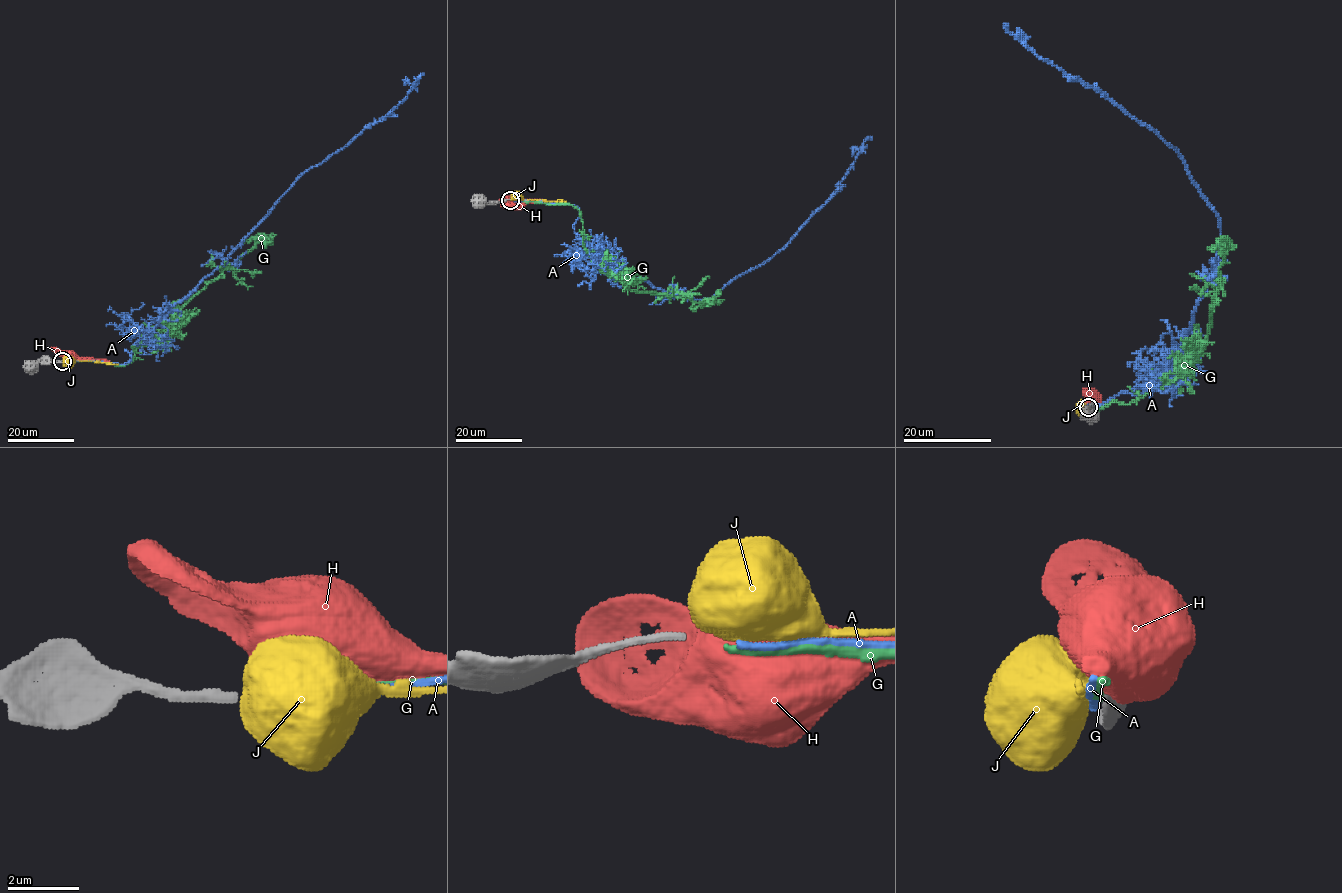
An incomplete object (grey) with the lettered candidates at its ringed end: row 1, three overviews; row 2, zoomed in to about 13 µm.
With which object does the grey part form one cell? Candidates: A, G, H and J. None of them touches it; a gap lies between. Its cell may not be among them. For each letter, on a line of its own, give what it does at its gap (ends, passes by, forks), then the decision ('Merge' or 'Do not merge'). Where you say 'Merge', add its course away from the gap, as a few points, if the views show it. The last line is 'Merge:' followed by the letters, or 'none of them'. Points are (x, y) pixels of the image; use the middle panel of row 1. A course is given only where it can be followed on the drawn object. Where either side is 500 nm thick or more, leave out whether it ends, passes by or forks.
A: It ends there. Do not merge
G: It ends there. Do not merge
H: Do not merge
J: Do not merge
Merge: none of them

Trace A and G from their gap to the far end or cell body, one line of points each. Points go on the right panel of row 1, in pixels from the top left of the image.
A: (1088, 408), (1121, 392), (1140, 394), (1181, 348), (1214, 274), (1220, 217), (1155, 131), (1043, 60), (1004, 24)
G: (1089, 407), (1130, 403), (1185, 370), (1207, 334), (1224, 261), (1220, 244), (1207, 247)

